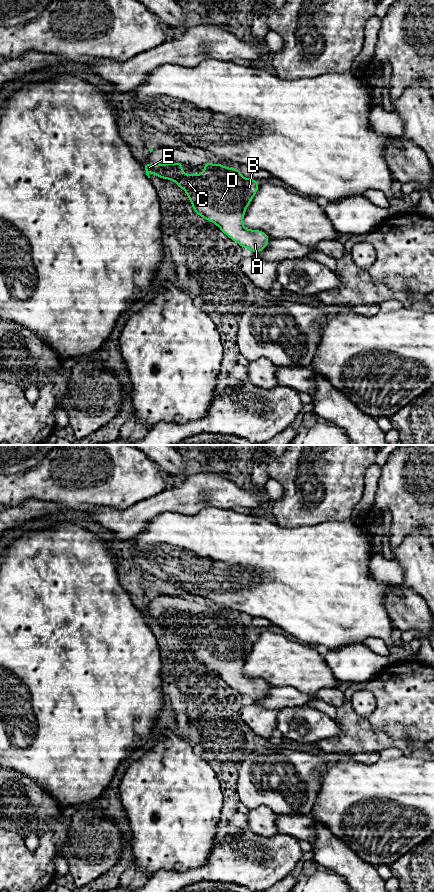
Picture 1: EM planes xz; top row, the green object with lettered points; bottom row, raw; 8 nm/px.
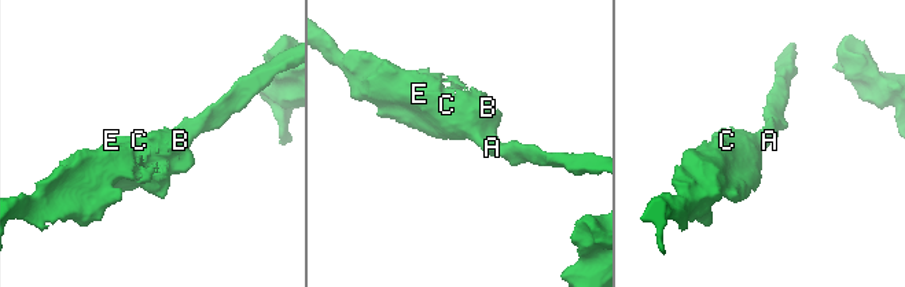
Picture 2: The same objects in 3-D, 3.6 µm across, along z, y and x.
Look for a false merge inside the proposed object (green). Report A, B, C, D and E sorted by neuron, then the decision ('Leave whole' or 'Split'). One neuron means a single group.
Groups: A B C D E. Leave whole

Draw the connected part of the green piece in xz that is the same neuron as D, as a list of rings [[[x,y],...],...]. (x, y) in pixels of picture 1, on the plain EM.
[[[180,610],[165,612],[143,612],[146,623],[150,626],[152,620],[162,627],[170,627],[182,636],[192,651],[193,659],[209,670],[216,672],[230,687],[237,690],[242,696],[249,696],[254,702],[266,697],[270,685],[261,678],[246,677],[243,666],[248,653],[257,641],[259,631],[255,627],[244,626],[240,618],[227,616],[222,612],[204,610],[202,622],[184,622]]]

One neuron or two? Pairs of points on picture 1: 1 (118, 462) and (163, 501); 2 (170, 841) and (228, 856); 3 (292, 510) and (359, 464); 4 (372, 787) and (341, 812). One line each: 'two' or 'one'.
1: two
2: two
3: one
4: one

